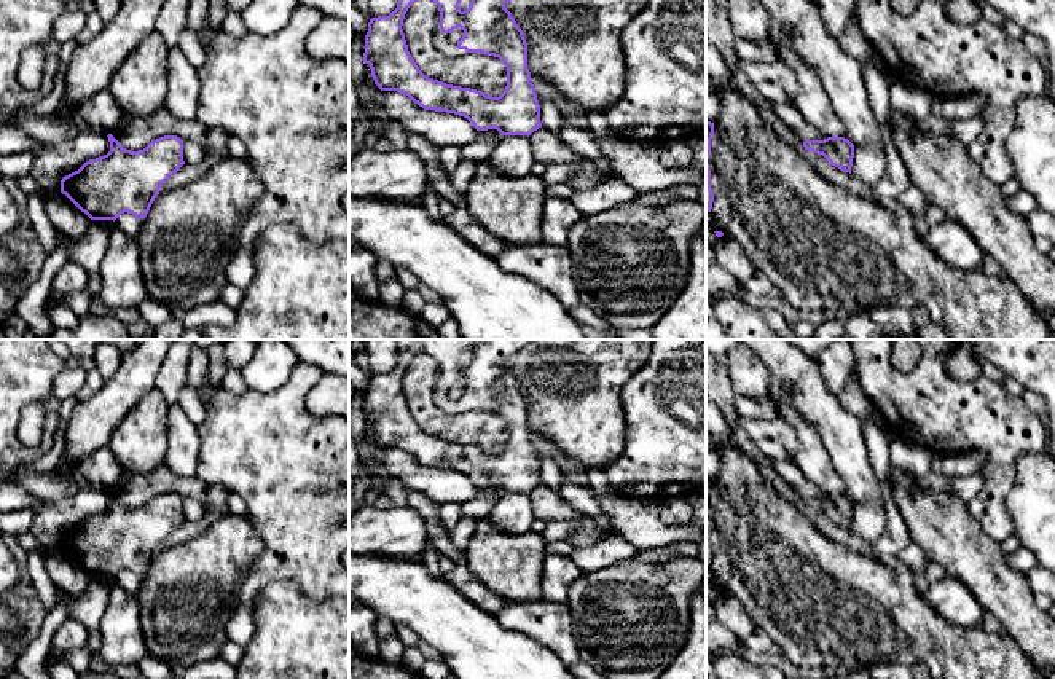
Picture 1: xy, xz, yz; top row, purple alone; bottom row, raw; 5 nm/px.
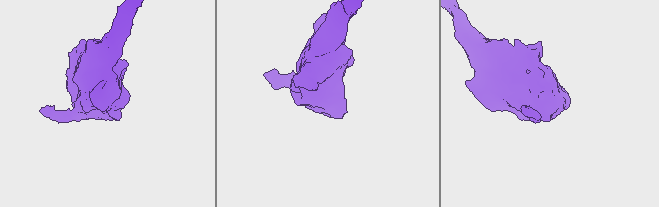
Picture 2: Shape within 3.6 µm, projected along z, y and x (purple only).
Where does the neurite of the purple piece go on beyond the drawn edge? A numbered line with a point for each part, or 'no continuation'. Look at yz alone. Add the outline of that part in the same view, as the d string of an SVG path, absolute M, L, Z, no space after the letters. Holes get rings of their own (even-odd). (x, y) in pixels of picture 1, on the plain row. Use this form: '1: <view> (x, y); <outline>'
no continuation

